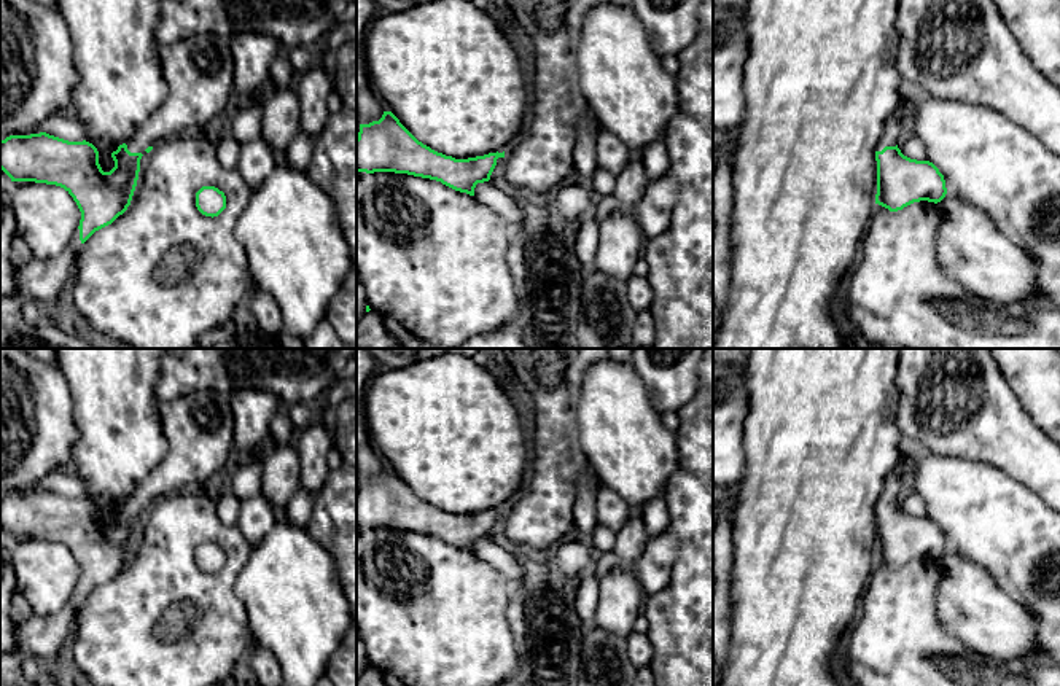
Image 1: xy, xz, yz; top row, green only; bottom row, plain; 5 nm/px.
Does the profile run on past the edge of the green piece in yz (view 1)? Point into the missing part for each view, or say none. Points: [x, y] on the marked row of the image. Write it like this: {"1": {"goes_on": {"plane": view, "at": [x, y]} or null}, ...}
{"1": {"goes_on": {"plane": "yz", "at": [898, 124]}}}

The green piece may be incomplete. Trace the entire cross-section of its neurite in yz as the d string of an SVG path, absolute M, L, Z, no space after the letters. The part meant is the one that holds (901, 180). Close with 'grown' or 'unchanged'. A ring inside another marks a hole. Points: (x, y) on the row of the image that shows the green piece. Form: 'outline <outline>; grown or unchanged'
outline M906 86L901 103L887 123L875 151L875 204L890 212L920 201L937 204L947 194L944 175L933 162L910 159L898 148L898 142L909 132L909 91L910 88Z; grown

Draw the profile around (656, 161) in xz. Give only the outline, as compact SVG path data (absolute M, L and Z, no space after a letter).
M664 137L643 148L640 156L646 170L648 181L654 181L664 177L670 169L670 158Z

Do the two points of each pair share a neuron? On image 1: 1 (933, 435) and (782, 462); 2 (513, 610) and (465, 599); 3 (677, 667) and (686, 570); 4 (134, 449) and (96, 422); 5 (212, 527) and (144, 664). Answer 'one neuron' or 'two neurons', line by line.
1: two neurons
2: two neurons
3: one neuron
4: one neuron
5: one neuron

